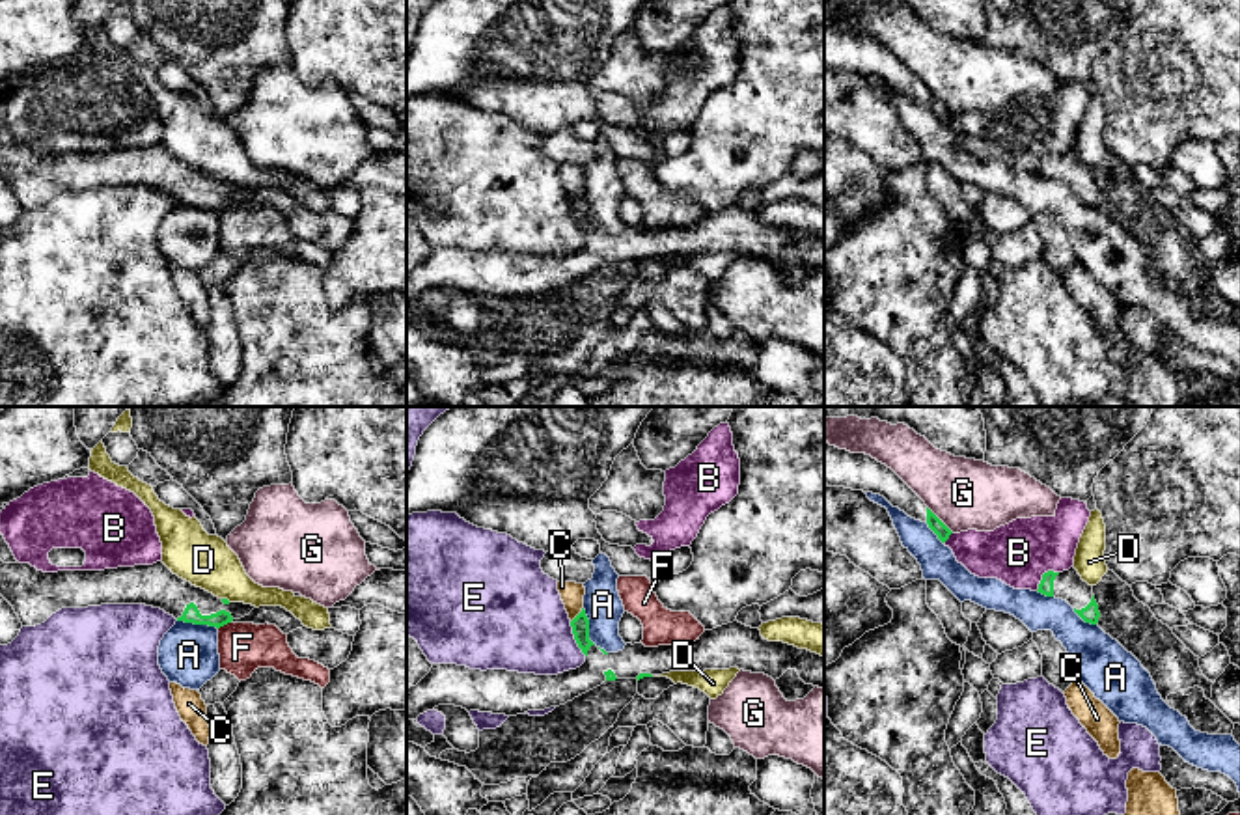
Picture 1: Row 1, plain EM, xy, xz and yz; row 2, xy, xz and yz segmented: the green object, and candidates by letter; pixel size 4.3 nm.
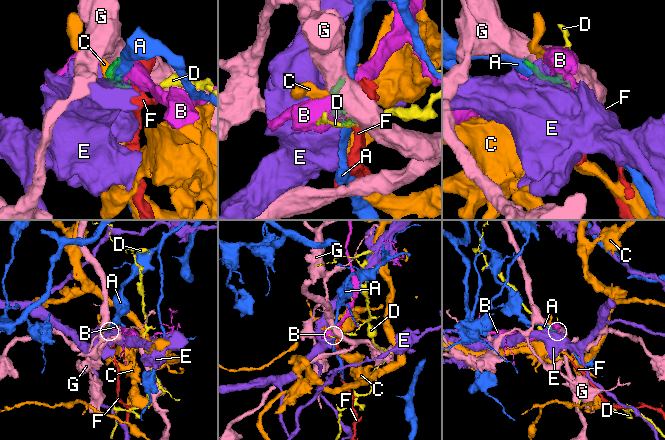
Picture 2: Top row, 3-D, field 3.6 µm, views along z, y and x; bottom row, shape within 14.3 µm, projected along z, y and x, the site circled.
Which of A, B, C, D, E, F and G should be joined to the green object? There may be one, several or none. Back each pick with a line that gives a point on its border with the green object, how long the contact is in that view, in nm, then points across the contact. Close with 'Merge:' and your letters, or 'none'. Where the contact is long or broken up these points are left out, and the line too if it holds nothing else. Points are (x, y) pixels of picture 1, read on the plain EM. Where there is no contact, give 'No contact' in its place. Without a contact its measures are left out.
Merge: none

